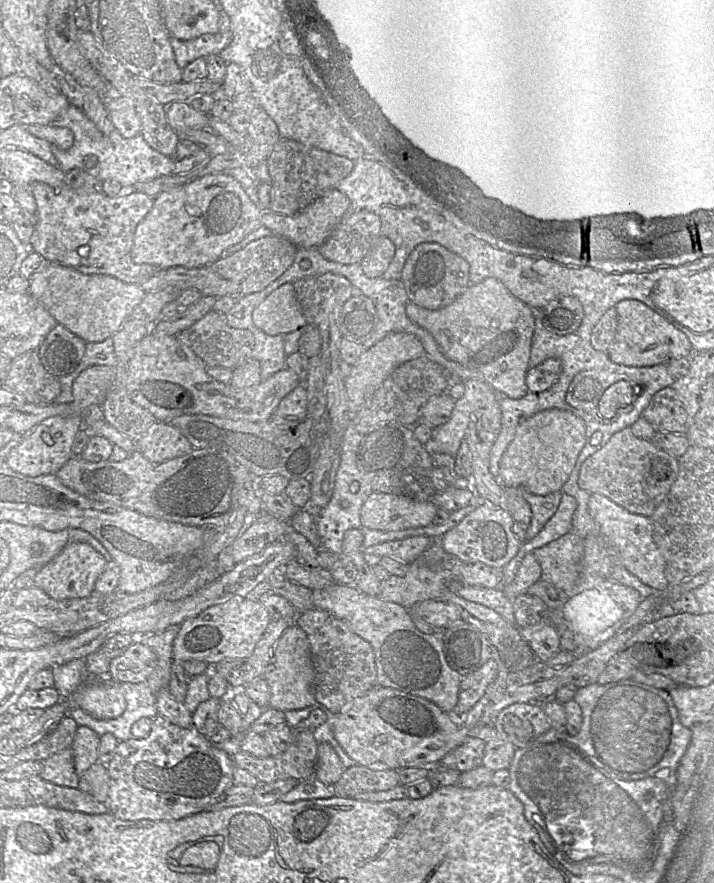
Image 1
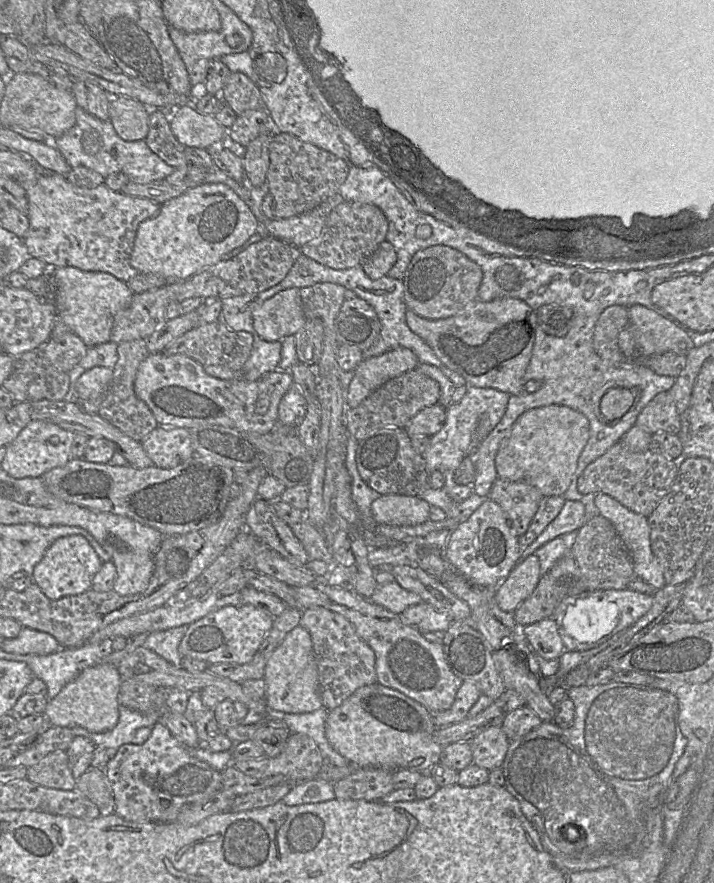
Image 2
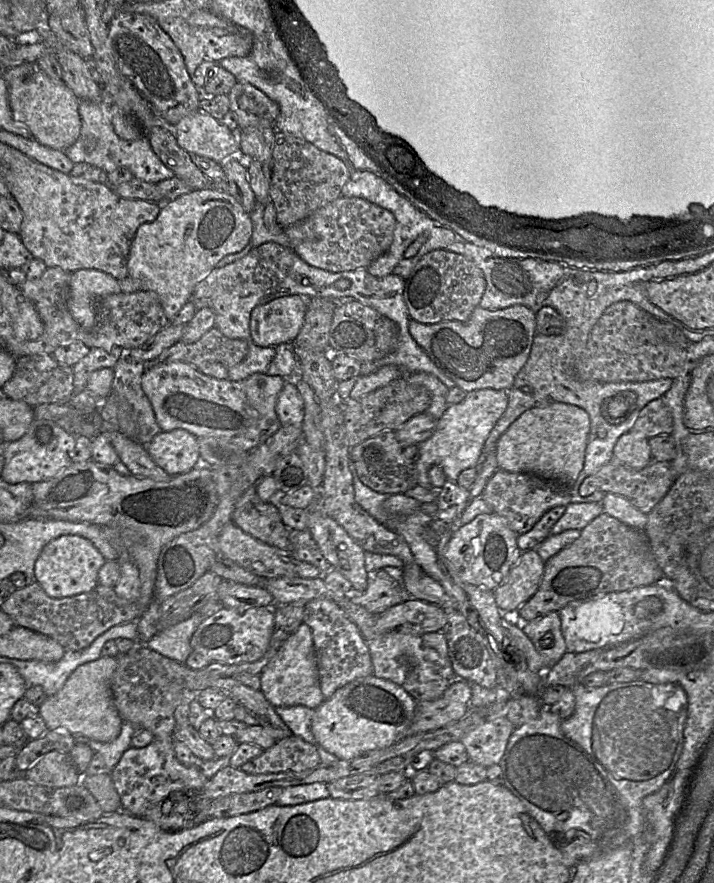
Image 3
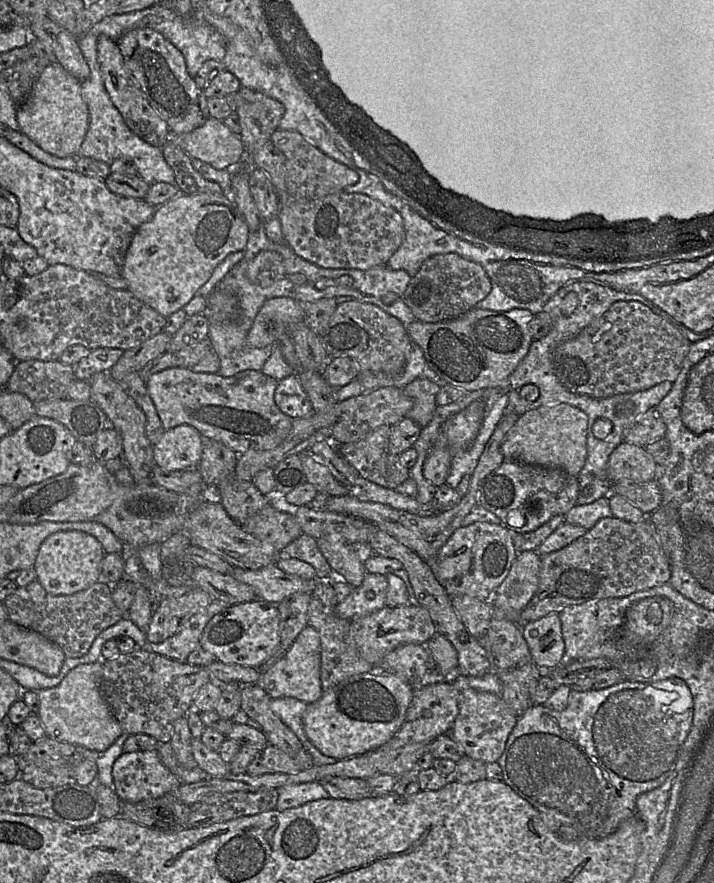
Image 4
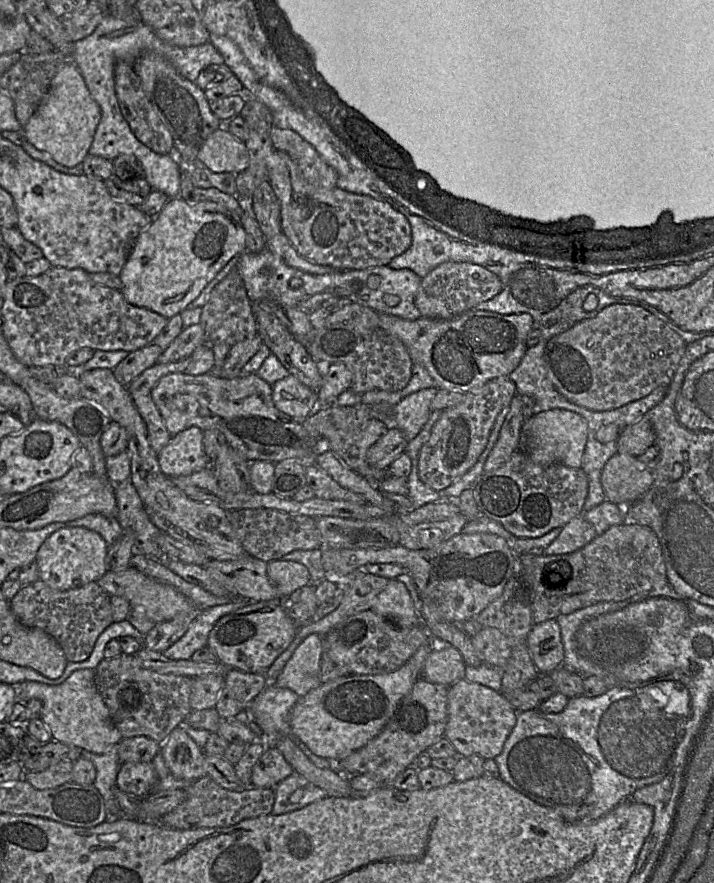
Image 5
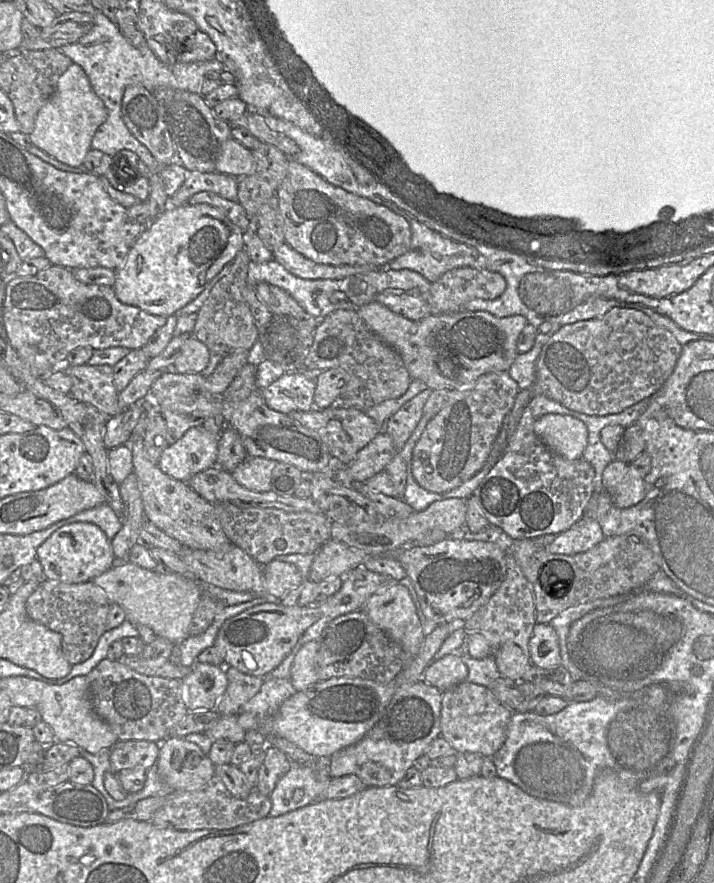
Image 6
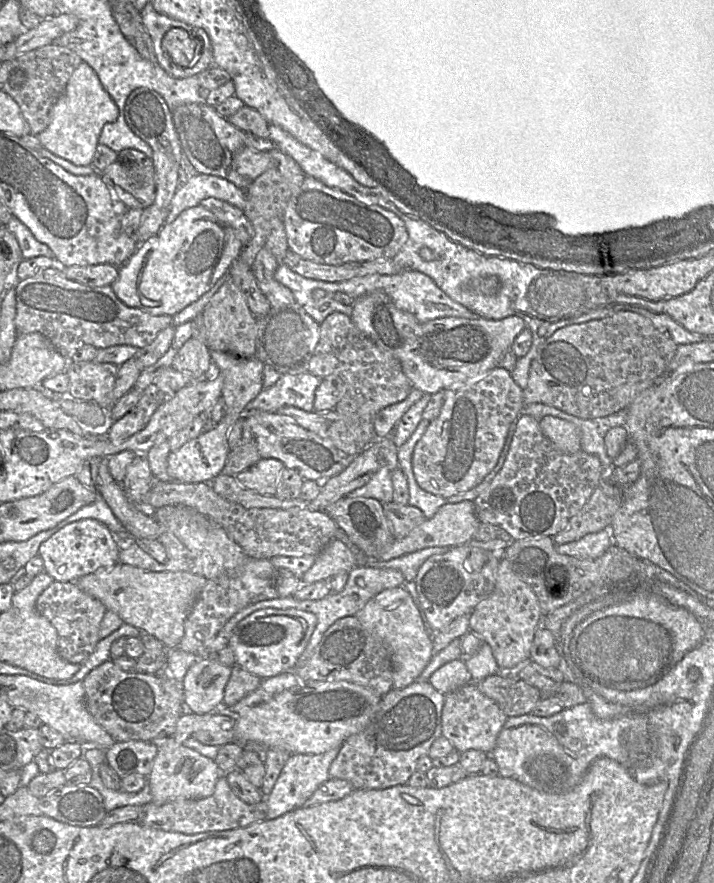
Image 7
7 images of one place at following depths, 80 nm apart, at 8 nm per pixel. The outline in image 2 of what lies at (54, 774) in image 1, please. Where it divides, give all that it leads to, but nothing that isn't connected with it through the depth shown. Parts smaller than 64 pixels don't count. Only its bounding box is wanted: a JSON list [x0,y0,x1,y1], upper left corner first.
[27,751,77,790]

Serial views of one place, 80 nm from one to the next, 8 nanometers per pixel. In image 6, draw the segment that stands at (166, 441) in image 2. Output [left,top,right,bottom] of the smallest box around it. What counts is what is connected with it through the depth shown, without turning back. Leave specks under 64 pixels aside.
[158,426,219,482]

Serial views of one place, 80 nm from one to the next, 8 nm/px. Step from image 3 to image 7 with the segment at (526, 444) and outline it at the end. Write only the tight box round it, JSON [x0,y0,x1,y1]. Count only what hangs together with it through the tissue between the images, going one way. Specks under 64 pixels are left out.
[539,416,581,454]

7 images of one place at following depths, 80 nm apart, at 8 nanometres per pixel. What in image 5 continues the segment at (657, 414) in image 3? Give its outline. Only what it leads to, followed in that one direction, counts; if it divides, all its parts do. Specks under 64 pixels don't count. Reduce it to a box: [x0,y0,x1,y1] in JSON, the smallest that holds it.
[617,416,655,457]

